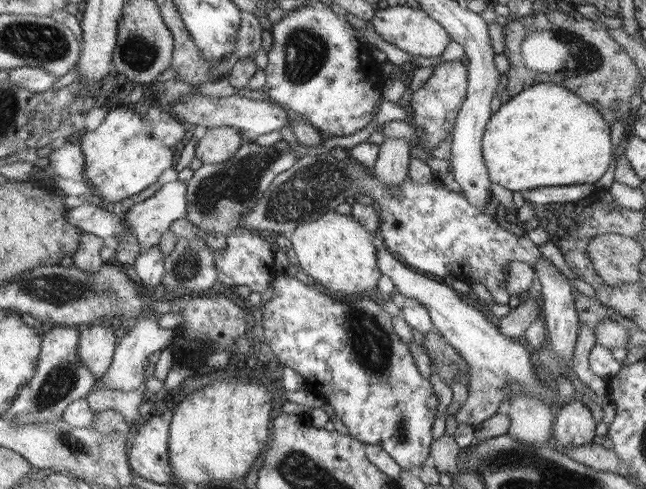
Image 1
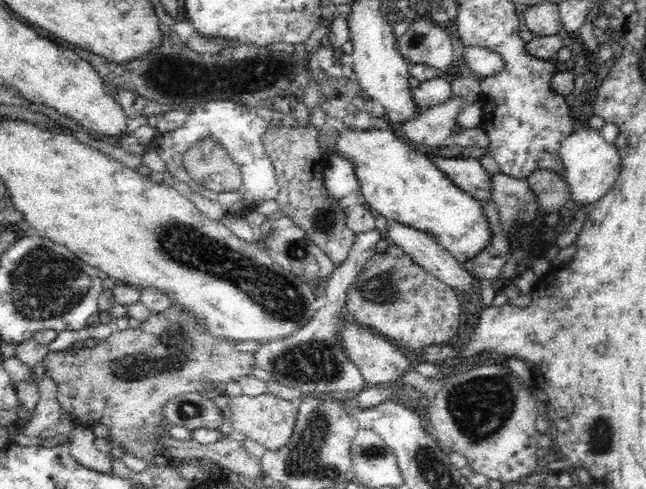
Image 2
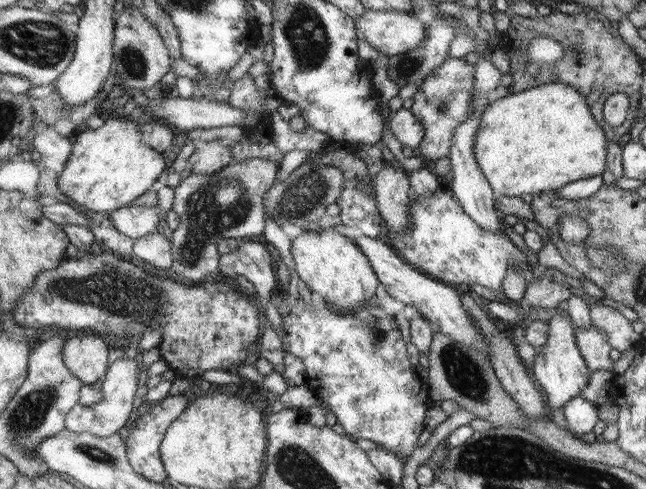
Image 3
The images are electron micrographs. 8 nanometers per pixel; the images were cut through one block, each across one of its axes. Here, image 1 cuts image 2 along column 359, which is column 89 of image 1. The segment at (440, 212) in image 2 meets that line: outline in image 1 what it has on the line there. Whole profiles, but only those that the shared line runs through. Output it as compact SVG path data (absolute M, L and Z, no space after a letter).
M133 106L112 108L106 114L104 121L93 131L86 130L81 137L80 148L84 153L84 175L90 186L90 193L101 193L103 200L119 203L124 198L130 198L134 194L142 192L154 184L160 174L174 164L174 152L176 144L184 138L186 128L182 122L178 122L172 112L164 112L160 108L150 108L146 114L138 114Z

